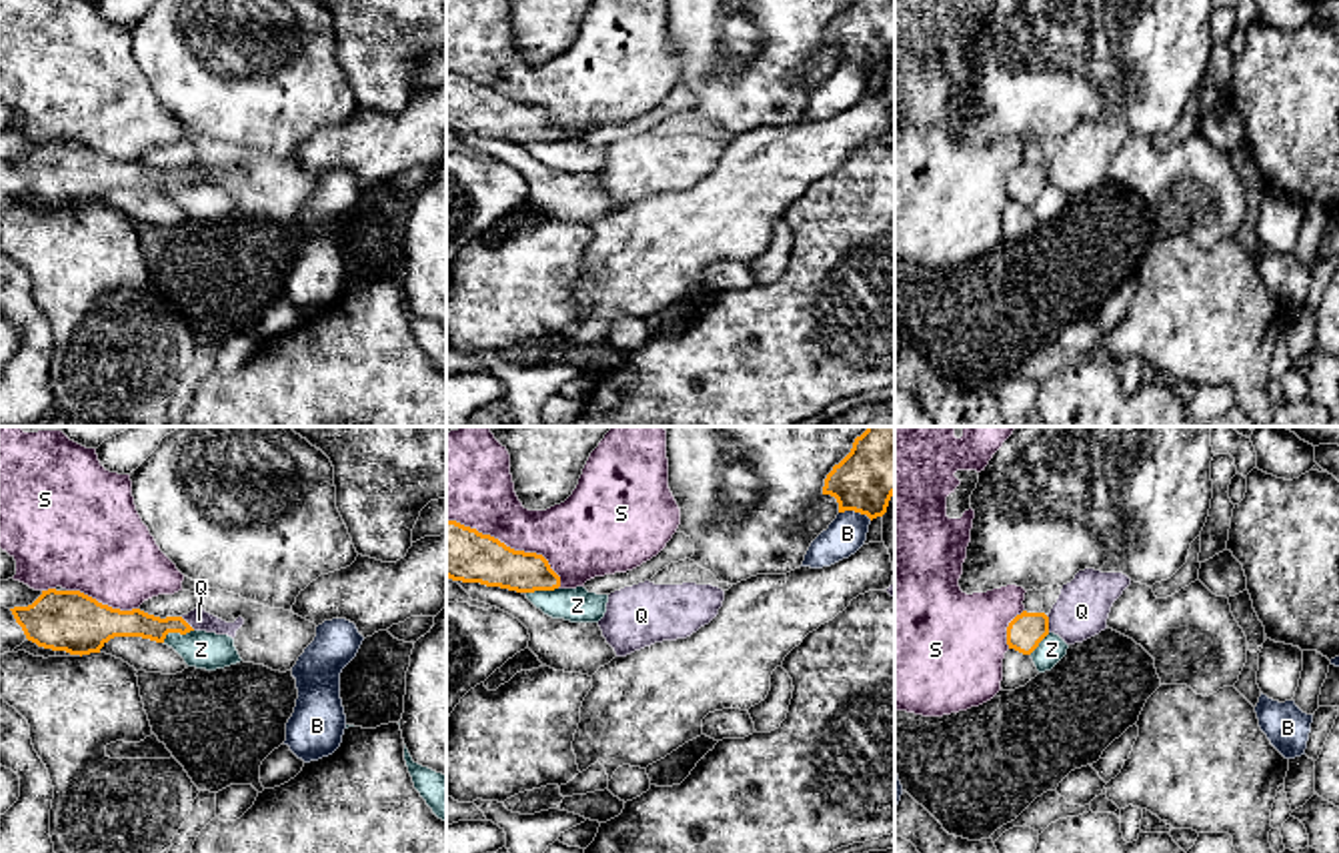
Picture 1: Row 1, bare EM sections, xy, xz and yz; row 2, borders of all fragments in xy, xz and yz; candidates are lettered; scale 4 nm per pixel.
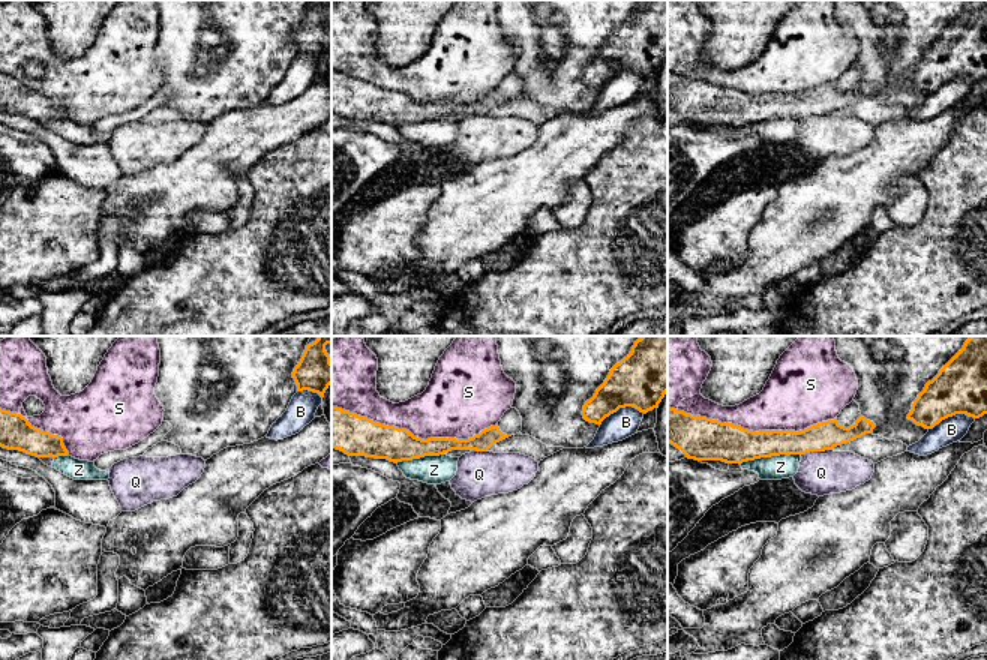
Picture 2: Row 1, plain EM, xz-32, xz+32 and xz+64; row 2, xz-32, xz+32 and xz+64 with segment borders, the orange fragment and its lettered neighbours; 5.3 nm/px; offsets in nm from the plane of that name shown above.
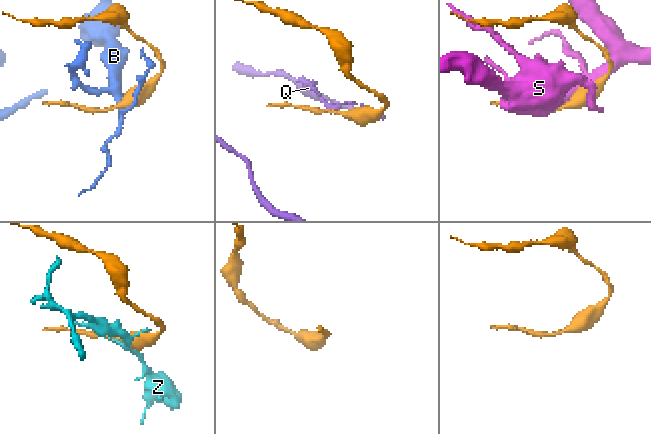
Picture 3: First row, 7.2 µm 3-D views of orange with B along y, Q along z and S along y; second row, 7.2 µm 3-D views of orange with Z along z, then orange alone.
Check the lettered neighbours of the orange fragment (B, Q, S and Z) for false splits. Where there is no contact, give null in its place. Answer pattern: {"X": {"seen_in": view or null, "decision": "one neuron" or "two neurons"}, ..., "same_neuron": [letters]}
{"B": {"seen_in": "xz", "decision": "two neurons"}, "Q": {"seen_in": "yz", "decision": "two neurons"}, "S": {"seen_in": "xz", "decision": "two neurons"}, "Z": {"seen_in": "xy", "decision": "two neurons"}, "same_neuron": []}

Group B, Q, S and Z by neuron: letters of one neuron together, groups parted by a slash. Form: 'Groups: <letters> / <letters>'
Groups: B / Q / S / Z

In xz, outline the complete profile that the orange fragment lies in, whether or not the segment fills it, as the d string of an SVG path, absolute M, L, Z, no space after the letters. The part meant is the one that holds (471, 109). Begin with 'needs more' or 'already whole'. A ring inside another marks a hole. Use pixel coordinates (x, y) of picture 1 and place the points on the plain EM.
already whole; M446 70L446 128L516 144L554 142L560 128L536 104L514 102L490 86Z

